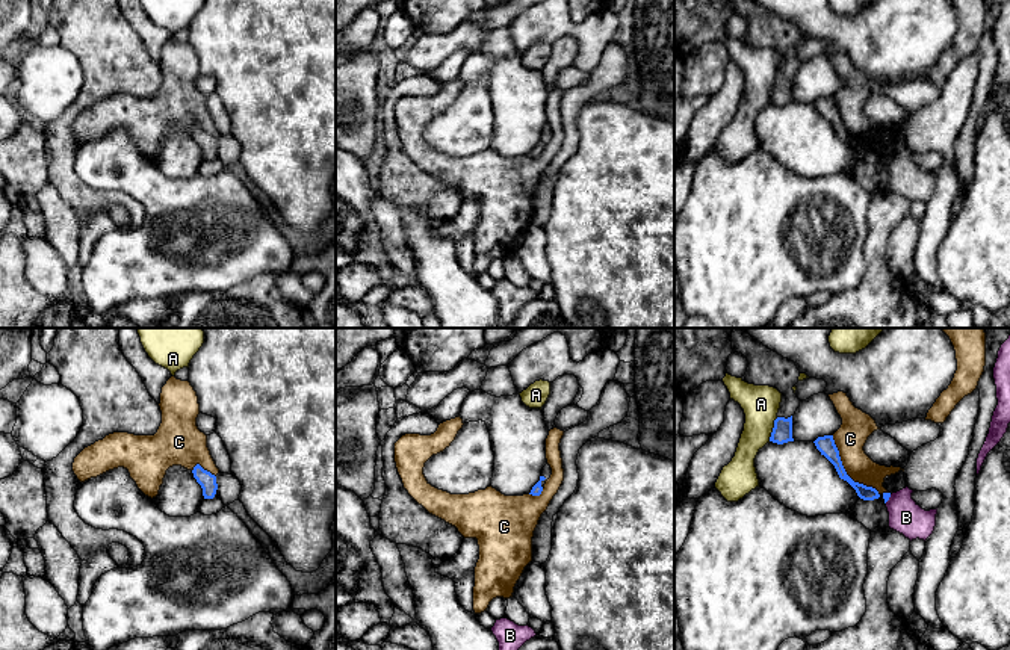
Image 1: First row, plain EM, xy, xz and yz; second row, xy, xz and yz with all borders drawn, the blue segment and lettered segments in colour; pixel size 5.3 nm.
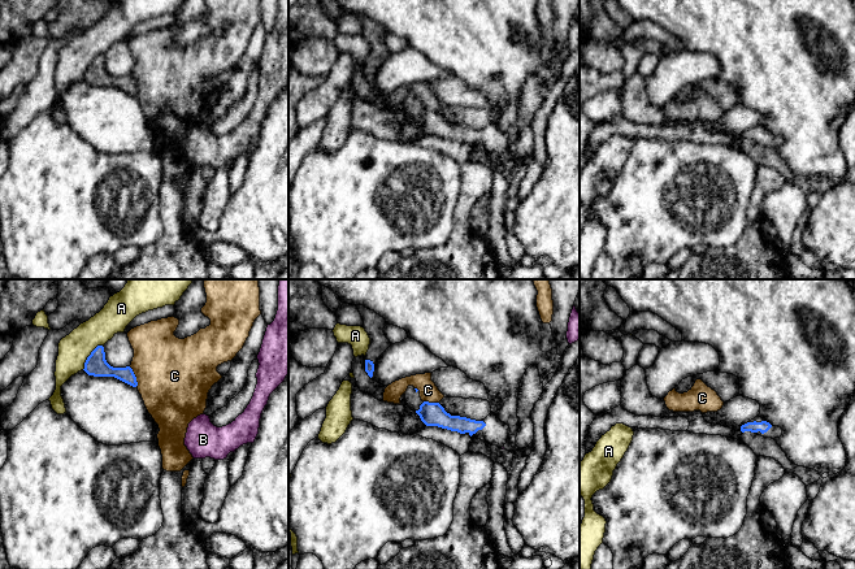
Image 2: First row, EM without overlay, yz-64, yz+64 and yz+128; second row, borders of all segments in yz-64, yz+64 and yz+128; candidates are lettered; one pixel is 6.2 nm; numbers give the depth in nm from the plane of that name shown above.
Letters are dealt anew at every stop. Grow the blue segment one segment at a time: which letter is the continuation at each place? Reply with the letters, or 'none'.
none

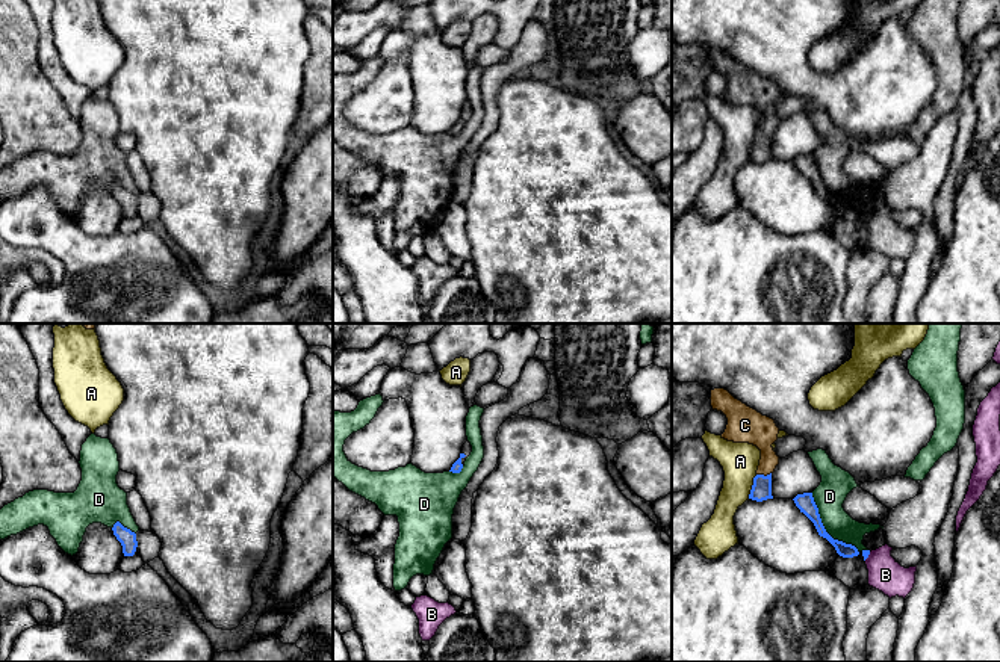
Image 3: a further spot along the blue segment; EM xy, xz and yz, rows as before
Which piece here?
C

